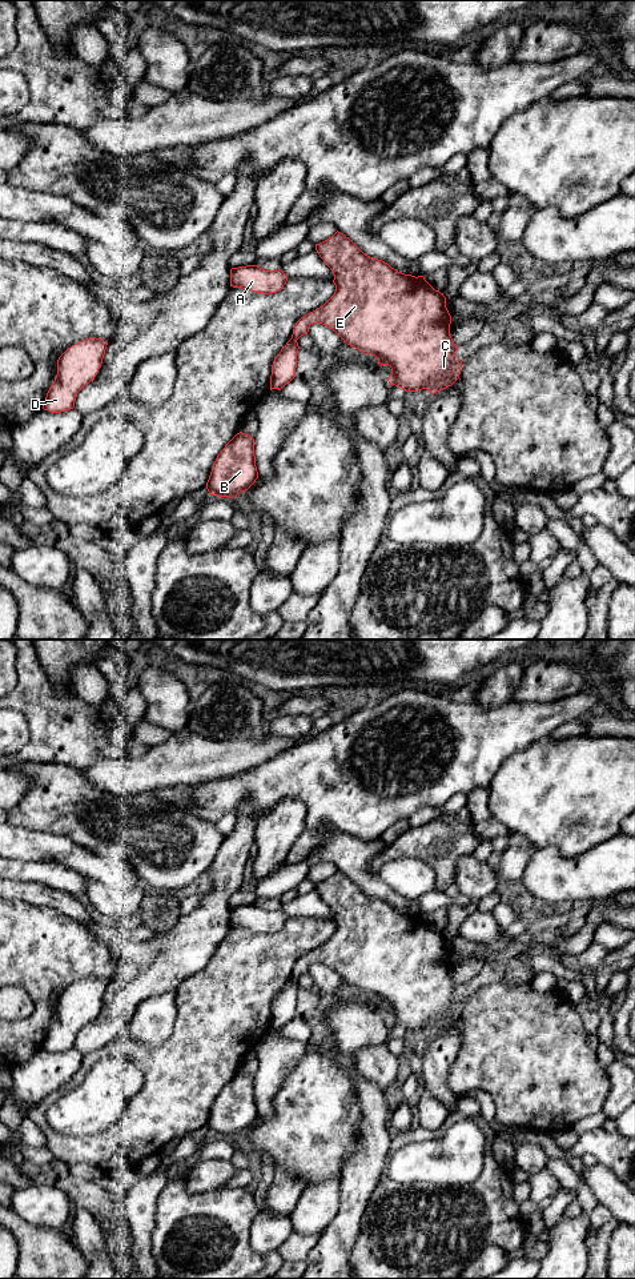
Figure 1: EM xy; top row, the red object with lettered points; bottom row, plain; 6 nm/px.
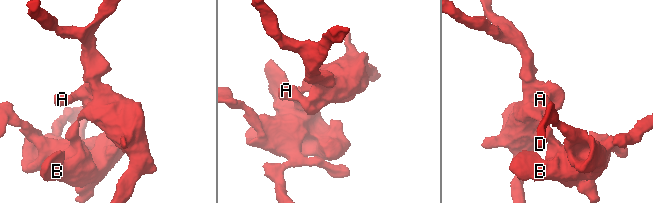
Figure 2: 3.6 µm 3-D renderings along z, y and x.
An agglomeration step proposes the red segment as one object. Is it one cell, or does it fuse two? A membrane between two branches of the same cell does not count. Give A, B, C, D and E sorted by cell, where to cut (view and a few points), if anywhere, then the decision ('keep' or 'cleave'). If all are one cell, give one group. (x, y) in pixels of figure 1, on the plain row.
A C E / B D; cut in xy along (292, 975), (296, 979); cleave

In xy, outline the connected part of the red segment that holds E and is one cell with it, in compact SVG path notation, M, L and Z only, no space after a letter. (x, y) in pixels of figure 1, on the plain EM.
M338 870L316 883L316 890L334 914L335 931L322 946L296 962L293 978L308 974L313 963L322 963L347 985L375 995L379 1006L389 1005L389 1023L405 1031L427 1029L433 1035L459 1018L462 1001L455 995L458 985L450 975L451 955L443 933L435 930L423 915L405 914L365 894Z

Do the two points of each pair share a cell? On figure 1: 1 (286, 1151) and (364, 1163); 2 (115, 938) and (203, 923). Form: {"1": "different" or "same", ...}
{"1": "different", "2": "same"}

